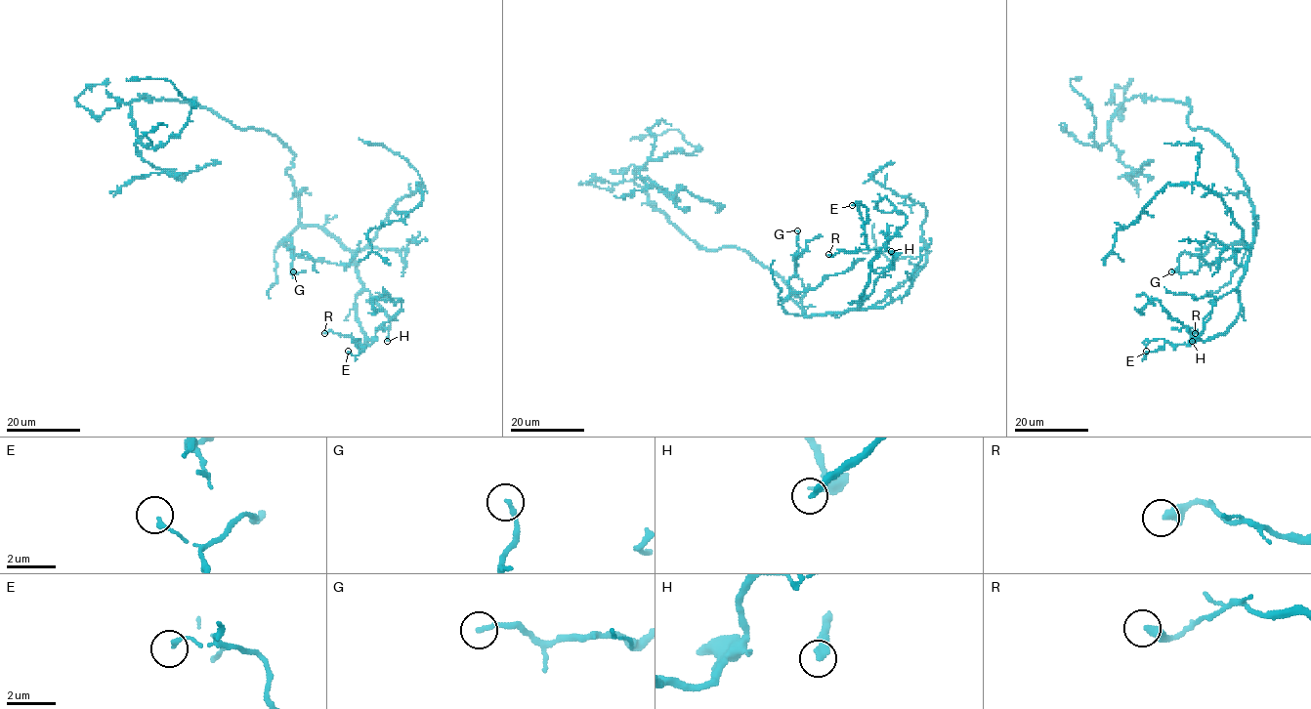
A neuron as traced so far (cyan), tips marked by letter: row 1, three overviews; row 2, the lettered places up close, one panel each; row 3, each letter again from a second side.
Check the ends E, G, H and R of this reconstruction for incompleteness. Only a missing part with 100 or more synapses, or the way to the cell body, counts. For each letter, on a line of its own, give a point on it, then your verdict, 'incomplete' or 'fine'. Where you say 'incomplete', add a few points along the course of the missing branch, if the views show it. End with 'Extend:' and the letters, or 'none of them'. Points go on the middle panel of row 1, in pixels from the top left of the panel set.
E: at (852, 205); fine
G: at (797, 230); fine
H: at (891, 251); incomplete; missing branch runs (891, 251), (880, 222), (848, 187), (842, 169), (852, 150), (879, 125), (928, 106), (983, 51), (991, 50)
R: at (828, 254); fine
Extend: H

